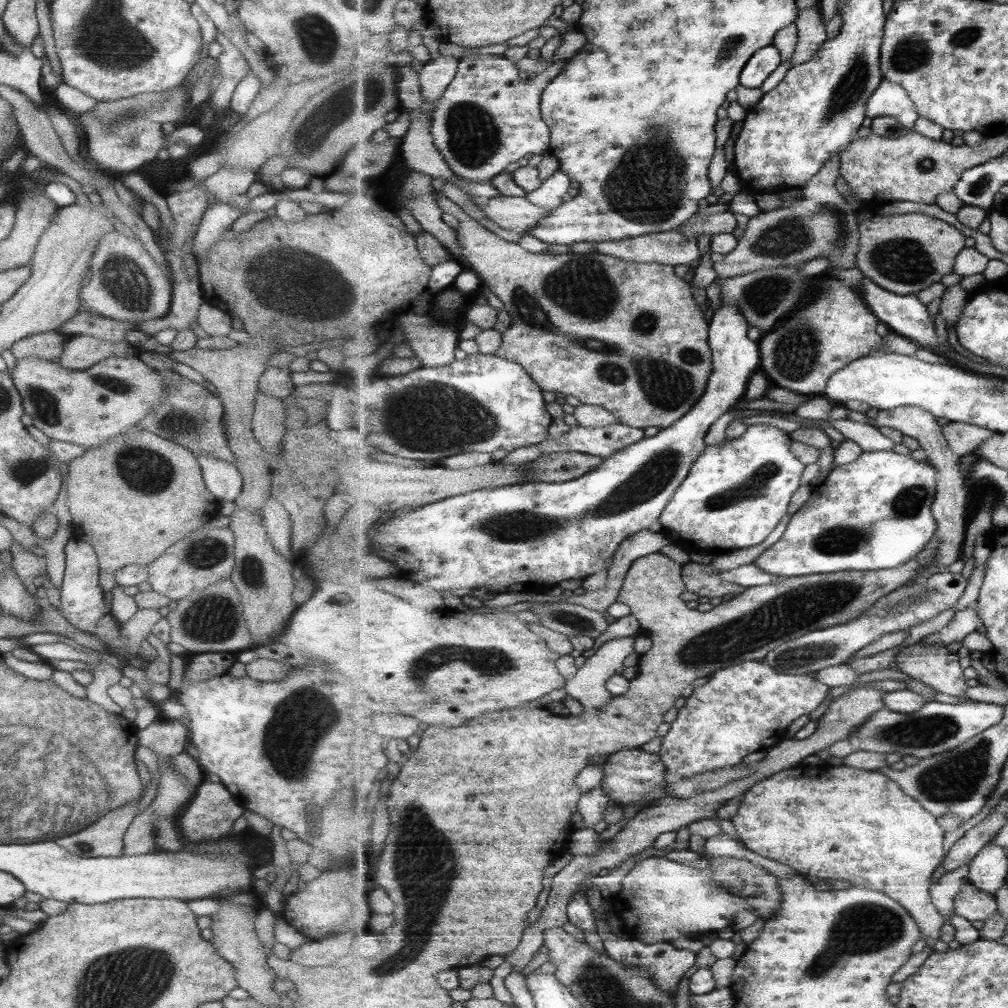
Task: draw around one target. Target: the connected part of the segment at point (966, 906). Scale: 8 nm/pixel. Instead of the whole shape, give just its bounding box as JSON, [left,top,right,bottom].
[956,877,999,922]

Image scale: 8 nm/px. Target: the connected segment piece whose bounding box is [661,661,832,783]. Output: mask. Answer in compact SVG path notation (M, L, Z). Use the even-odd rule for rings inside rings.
M750 661L737 664L732 668L719 670L704 686L696 689L692 699L681 709L679 719L672 723L672 729L664 737L661 755L670 767L670 782L676 783L692 775L704 774L706 771L720 770L744 763L747 754L758 750L770 750L786 740L790 726L802 716L820 708L828 698L830 686L817 677L784 674L764 661Z

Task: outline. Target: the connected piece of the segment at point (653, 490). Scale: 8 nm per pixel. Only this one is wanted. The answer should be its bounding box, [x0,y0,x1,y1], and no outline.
[372,305,762,593]

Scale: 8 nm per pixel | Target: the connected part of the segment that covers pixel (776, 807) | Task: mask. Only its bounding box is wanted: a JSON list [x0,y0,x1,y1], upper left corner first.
[732,763,947,954]

